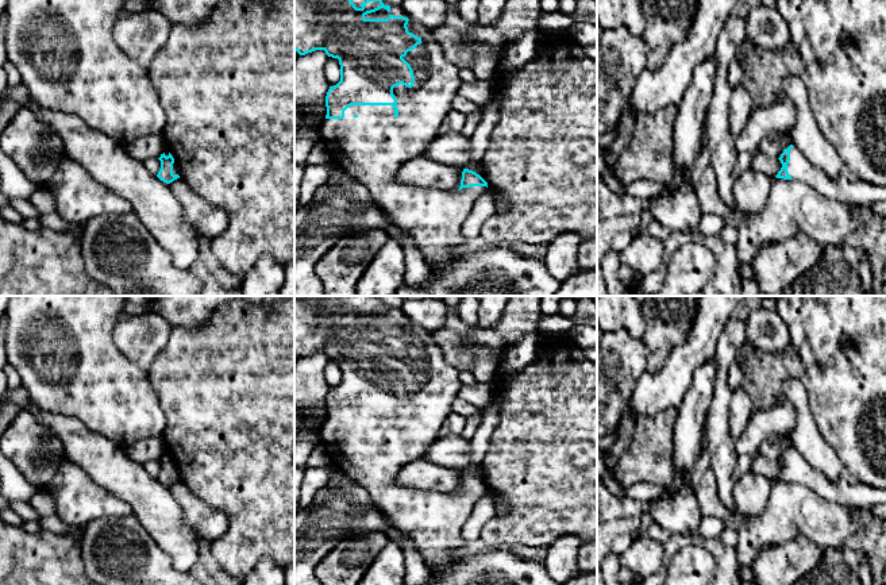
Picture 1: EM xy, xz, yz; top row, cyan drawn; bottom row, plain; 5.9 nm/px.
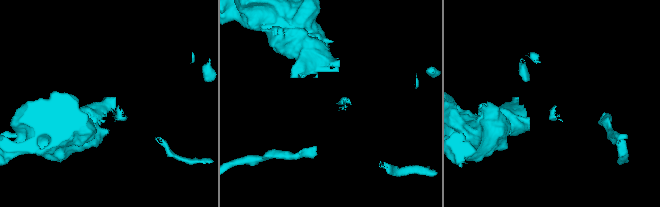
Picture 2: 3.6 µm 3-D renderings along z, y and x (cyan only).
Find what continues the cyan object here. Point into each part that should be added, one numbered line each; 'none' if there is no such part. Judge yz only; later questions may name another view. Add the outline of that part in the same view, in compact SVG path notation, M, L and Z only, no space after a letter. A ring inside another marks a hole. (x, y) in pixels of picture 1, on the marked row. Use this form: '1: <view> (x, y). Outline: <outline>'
1: yz (856, 192). Outline: M796 147L790 149L787 172L796 181L802 181L827 199L837 200L847 205L872 205L886 200L886 186L874 185L844 176L832 178L813 166Z

